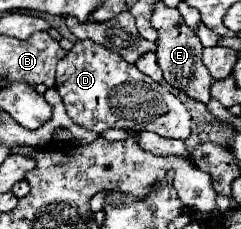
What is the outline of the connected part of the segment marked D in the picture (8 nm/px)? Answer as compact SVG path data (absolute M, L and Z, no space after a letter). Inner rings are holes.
M76 40L74 48L58 62L56 90L64 100L68 116L94 132L120 128L126 132L156 132L164 138L186 140L190 136L190 112L162 84L144 76L120 54L92 40Z

